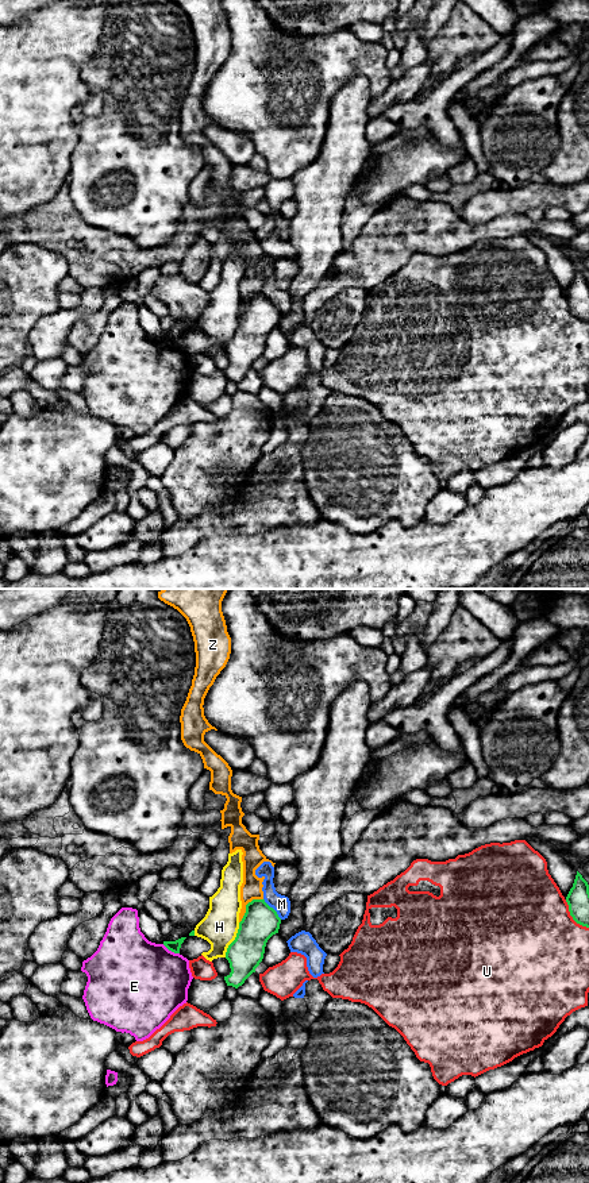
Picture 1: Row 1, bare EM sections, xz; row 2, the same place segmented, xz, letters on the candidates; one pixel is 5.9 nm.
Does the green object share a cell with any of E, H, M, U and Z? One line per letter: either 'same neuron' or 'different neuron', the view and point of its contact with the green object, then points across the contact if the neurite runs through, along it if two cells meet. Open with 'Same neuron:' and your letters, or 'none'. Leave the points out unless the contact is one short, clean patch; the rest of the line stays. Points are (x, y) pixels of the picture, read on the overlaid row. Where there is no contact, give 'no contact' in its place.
Same neuron: none
E: different neuron; meets green in xz at (170, 950)
H: different neuron; meets green in xz at (234, 940)
M: different neuron; meets green in xz at (273, 909)
U: different neuron; meets green in xz at (572, 916)
Z: different neuron; meets green in xz at (246, 906)

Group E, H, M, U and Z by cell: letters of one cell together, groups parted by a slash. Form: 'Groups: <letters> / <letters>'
Groups: E / H / M / U / Z

